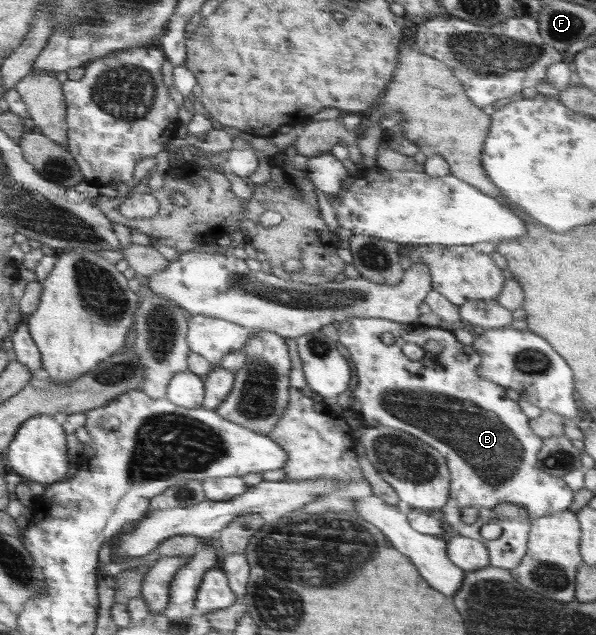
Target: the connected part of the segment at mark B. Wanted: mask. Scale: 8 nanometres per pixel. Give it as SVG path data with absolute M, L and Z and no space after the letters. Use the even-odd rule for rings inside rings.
M351 317L337 324L340 343L350 352L352 361L356 363L356 373L358 373L358 385L352 393L354 401L352 401L350 409L356 413L356 417L362 421L363 425L401 429L438 450L447 459L451 475L449 498L444 507L441 507L441 511L444 513L442 521L445 526L456 531L458 535L476 539L484 544L489 553L489 565L507 570L514 569L527 552L531 521L534 518L568 510L575 493L562 478L552 477L538 466L537 453L542 447L543 439L531 430L529 419L518 406L519 403L508 399L505 387L477 374L476 368L481 362L477 351L473 349L472 344L466 345L465 355L465 345L456 341L453 333L446 328L357 317ZM384 333L391 333L394 336L394 344L388 346L380 340L380 335ZM406 343L416 343L426 349L426 357L418 361L409 359L402 352L402 347ZM506 502L524 507L530 518L510 518L496 514L494 507ZM464 507L478 509L478 518L474 523L462 522L460 511ZM486 523L497 523L502 527L499 539L488 541L482 537L480 527Z

